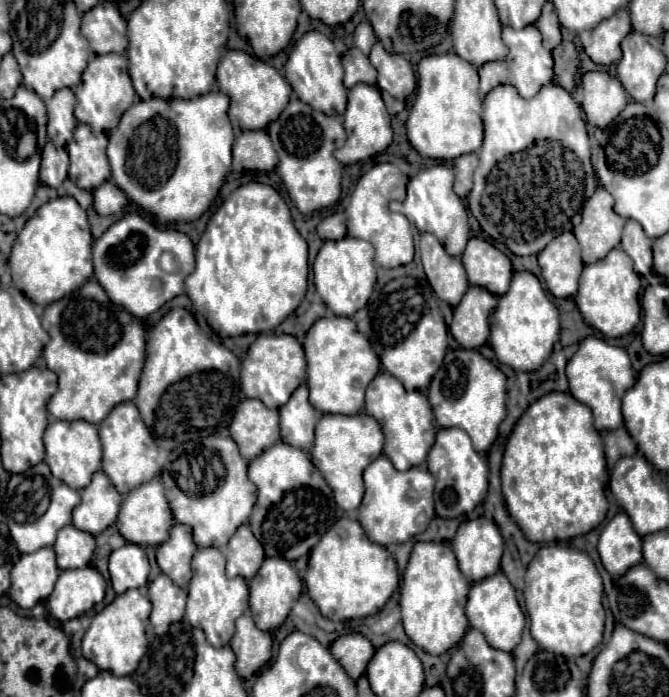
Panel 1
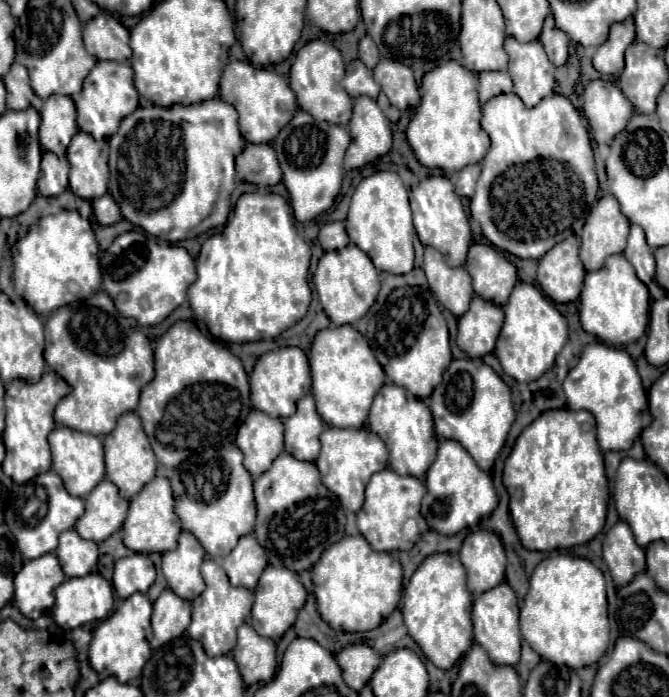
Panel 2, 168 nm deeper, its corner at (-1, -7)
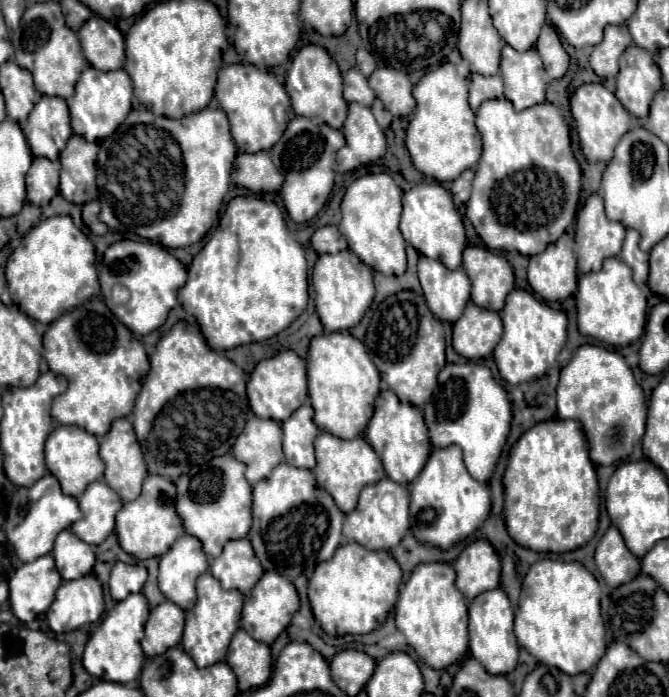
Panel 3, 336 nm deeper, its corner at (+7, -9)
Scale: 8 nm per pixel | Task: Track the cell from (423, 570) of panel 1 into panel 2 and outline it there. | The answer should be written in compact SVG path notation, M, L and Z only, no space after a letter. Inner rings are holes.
M456 553L426 557L404 589L402 615L408 635L440 669L450 669L472 645L472 593L466 589L466 571Z

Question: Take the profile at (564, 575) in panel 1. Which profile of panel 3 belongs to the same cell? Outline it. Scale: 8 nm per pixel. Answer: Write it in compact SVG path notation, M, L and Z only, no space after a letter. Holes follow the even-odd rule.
M542 559L524 577L514 633L536 661L558 667L568 675L590 673L606 651L600 615L600 583L582 563Z

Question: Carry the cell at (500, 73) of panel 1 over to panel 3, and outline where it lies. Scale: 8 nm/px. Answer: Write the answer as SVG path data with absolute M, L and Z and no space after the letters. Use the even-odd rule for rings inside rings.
M474 73L470 77L470 107L476 111L482 101L504 97L502 91L504 91L504 87L502 87L502 77L500 75L486 77L486 75Z

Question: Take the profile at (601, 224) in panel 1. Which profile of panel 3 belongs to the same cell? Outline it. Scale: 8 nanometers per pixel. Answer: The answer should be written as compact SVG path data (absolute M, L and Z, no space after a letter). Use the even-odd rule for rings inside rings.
M598 193L590 195L576 217L578 273L600 269L606 257L616 257L622 249L626 229L604 215L604 201Z

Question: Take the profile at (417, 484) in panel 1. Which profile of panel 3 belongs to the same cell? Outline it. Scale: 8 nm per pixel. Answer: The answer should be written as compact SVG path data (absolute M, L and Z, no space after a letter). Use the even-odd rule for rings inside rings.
M382 479L376 485L368 485L360 493L358 507L346 515L344 535L348 541L356 541L366 549L392 549L408 533L408 489L396 485L392 479Z

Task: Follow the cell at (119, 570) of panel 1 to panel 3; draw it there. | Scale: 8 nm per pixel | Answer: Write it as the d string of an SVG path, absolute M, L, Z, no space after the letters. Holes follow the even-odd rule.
M116 563L110 575L110 595L114 601L122 601L132 593L140 593L146 583L146 569L142 565Z

